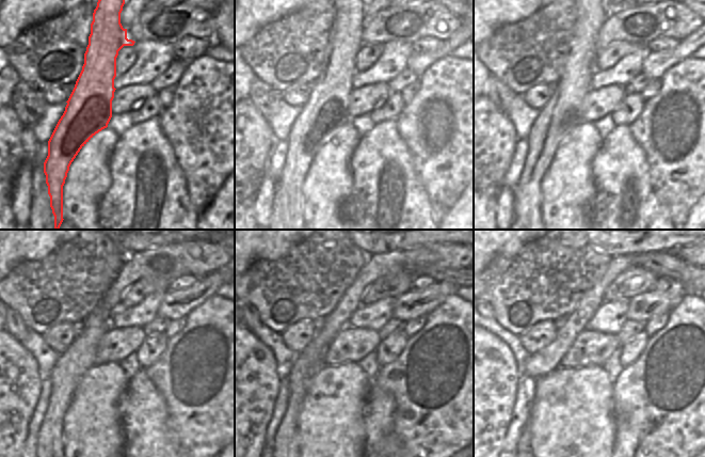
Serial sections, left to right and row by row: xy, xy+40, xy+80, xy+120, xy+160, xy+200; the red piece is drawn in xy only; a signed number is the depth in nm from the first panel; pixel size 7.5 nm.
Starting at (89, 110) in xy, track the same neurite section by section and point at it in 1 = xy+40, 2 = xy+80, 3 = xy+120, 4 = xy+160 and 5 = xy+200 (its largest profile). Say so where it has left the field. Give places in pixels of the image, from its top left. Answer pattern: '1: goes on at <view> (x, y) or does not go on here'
1: goes on at xy+40 (326, 109)
2: goes on at xy+80 (562, 112)
3: goes on at xy+120 (71, 365)
4: goes on at xy+160 (306, 364)
5: goes on at xy+200 (524, 446)

